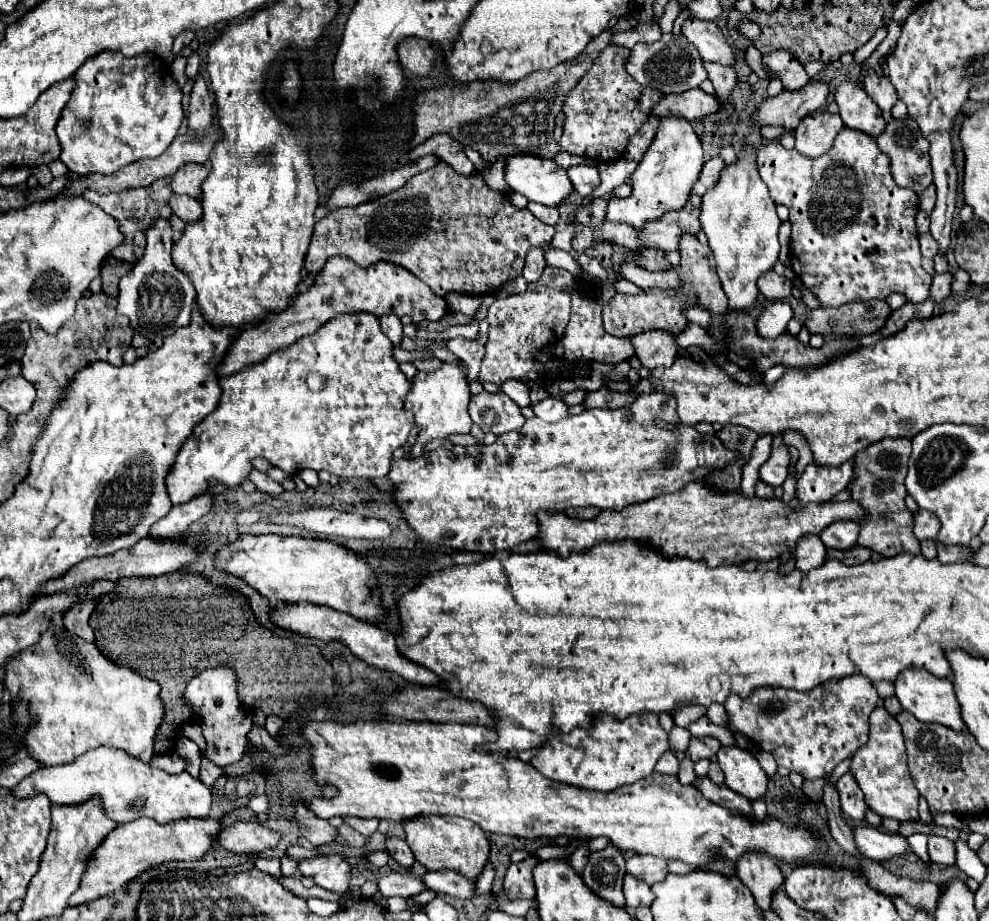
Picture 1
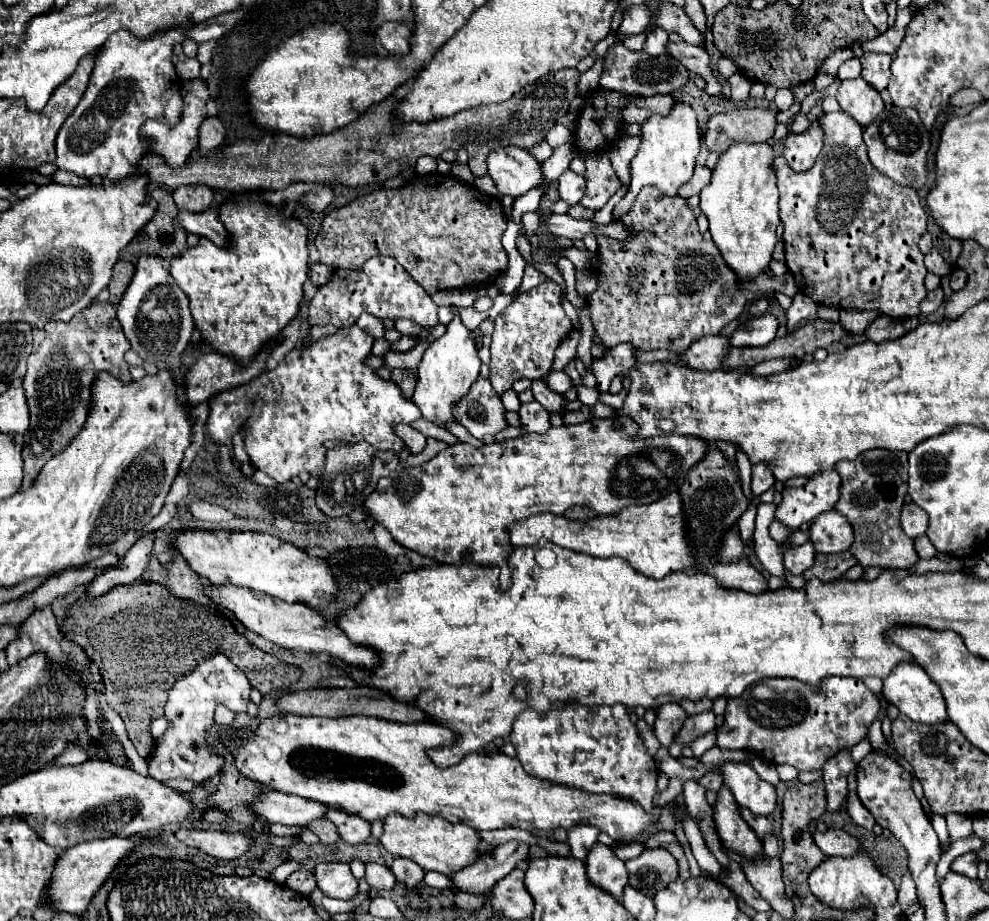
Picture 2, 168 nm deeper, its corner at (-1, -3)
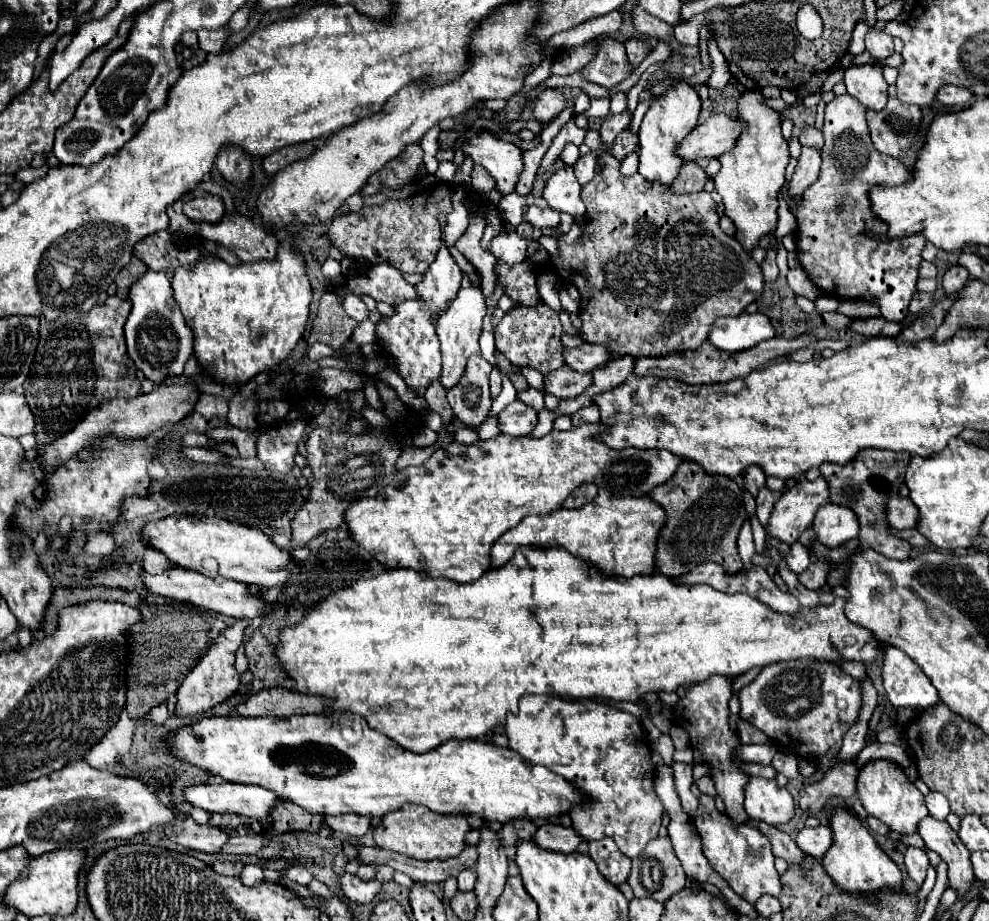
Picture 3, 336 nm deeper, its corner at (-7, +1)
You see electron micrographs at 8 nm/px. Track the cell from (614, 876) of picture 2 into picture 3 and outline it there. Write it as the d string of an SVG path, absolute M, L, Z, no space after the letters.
M604 838L598 842L588 842L588 854L596 862L598 870L606 880L620 886L626 882L630 874L630 858L624 856L612 838Z

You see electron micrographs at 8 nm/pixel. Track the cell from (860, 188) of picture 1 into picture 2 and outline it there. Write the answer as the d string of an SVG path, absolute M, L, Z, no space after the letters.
M844 112L822 114L818 120L824 128L824 148L810 170L794 172L782 154L776 156L772 164L780 190L780 220L784 222L786 266L796 278L800 292L816 304L838 310L880 310L896 318L918 316L920 302L928 294L924 286L924 254L918 248L918 240L926 230L928 218L918 200L918 192L914 188L894 184L888 176L872 166L862 140L864 130L856 120Z

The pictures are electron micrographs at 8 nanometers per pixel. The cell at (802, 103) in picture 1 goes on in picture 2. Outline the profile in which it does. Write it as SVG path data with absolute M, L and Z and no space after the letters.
M732 108L716 114L706 124L706 146L710 152L726 152L736 142L766 142L776 130L776 110L772 108Z

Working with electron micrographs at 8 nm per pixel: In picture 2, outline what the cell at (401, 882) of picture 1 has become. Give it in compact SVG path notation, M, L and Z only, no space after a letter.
M366 864L364 878L376 890L392 890L398 884L398 880L396 880L396 876L392 876L390 868L380 866L380 864Z

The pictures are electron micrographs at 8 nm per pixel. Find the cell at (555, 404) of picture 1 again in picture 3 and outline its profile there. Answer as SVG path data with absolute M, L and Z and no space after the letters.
M514 400L512 404L508 404L498 414L500 434L508 434L508 436L528 436L528 432L532 432L532 428L536 426L536 418L538 418L538 412L536 410L528 408L520 400Z

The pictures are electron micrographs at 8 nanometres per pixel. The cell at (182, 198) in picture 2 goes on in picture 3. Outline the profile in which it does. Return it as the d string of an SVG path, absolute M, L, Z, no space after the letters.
M212 194L204 198L194 196L184 202L184 214L196 224L202 224L202 222L216 224L224 216L224 204L220 196L212 196Z

